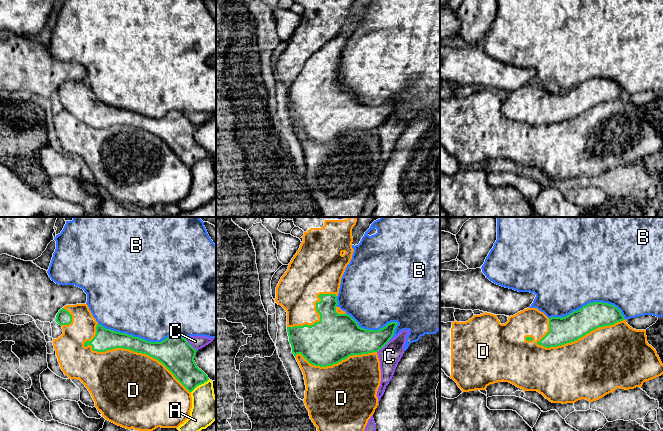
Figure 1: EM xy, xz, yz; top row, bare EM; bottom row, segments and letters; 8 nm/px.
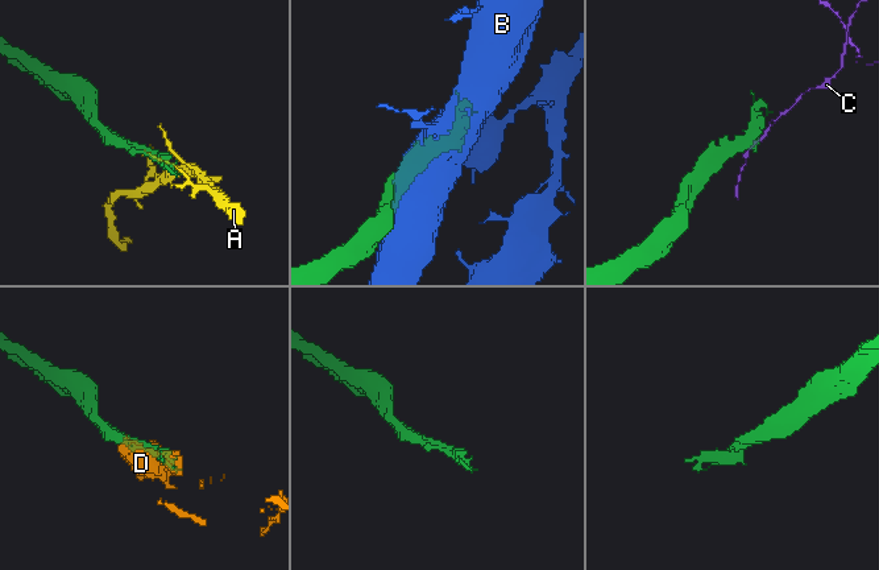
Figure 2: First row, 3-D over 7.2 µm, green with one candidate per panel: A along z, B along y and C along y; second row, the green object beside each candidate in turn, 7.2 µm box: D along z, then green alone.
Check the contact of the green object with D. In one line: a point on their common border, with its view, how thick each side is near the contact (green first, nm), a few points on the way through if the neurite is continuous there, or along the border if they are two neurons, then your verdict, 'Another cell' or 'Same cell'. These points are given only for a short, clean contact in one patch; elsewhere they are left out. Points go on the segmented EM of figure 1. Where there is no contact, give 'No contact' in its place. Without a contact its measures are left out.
Touches green at xy (135, 351). Thickness 190 nm (green) against 500 nm. Same cell

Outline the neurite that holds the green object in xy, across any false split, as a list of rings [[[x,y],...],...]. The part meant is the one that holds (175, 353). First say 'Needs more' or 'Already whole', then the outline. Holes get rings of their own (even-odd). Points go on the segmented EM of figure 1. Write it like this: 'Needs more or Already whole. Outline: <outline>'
Needs more. Outline: [[[87,304],[66,305],[56,315],[63,334],[53,339],[60,367],[69,379],[80,380],[90,392],[95,407],[102,416],[123,428],[153,431],[161,428],[178,428],[190,416],[191,392],[209,380],[197,367],[194,358],[197,350],[179,335],[170,335],[161,342],[150,342],[126,333],[104,328],[93,317]]]

